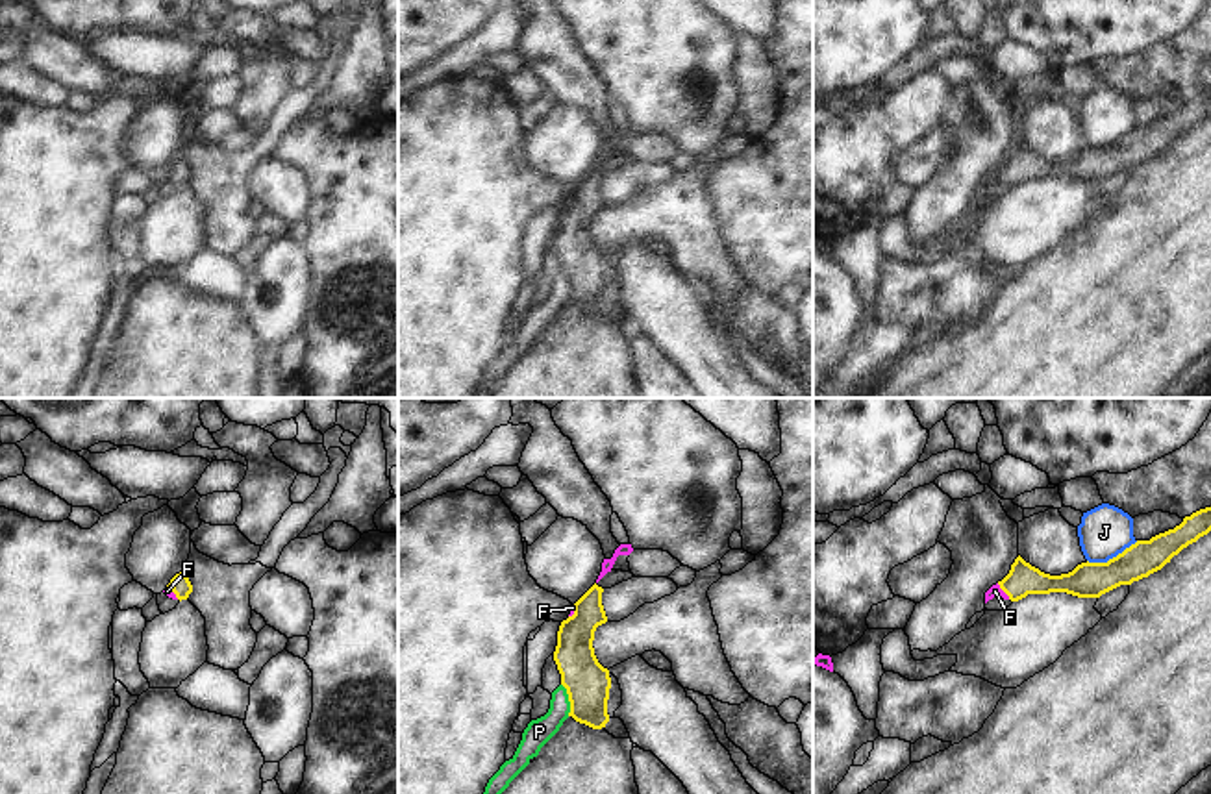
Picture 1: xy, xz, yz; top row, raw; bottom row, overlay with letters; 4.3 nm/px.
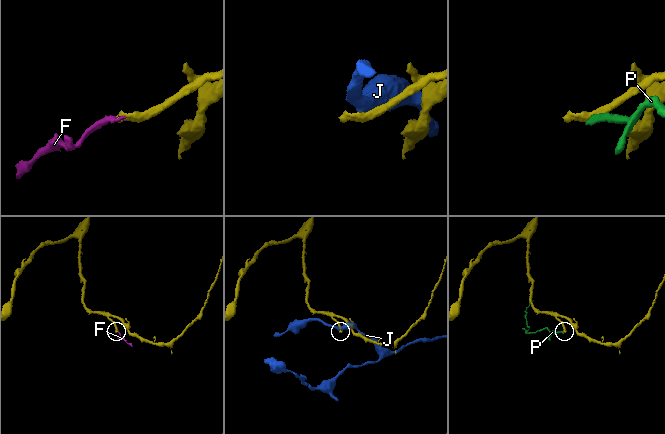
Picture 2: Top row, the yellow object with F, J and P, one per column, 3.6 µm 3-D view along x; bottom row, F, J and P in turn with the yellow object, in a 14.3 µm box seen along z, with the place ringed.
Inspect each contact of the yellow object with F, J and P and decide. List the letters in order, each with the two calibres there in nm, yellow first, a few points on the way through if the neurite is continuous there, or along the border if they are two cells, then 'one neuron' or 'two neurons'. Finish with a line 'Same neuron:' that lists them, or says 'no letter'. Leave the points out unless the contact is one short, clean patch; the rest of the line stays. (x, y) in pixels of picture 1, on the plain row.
F: 140/60 nm | across yz (1023, 163), (1013, 173), (1002, 174), (995, 176) | one neuron
J: 160/220 nm | along yz (1137, 126), (1106, 147), (1087, 147) | two neurons
P: 200/110 nm | along xz (561, 269), (569, 287), (569, 300) | two neurons
Same neuron: F

